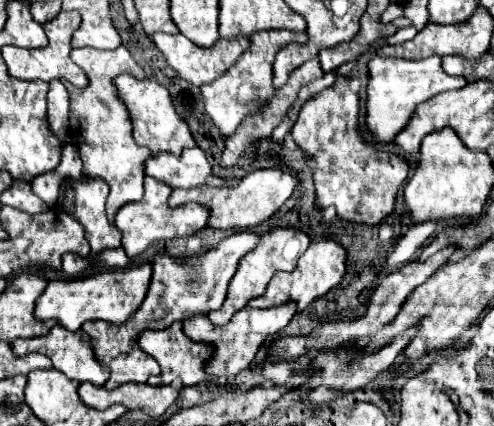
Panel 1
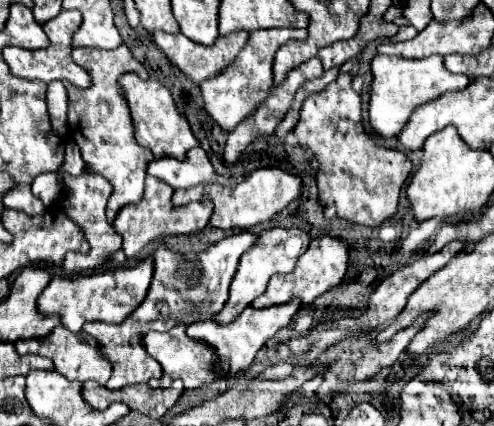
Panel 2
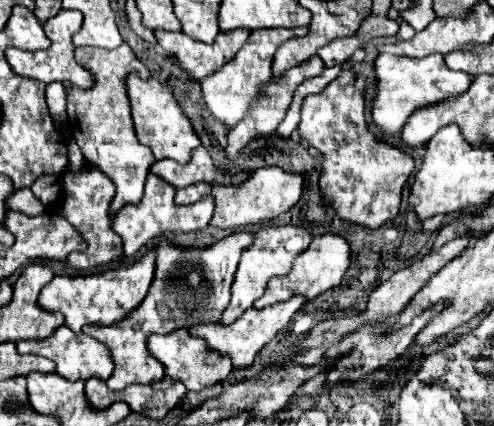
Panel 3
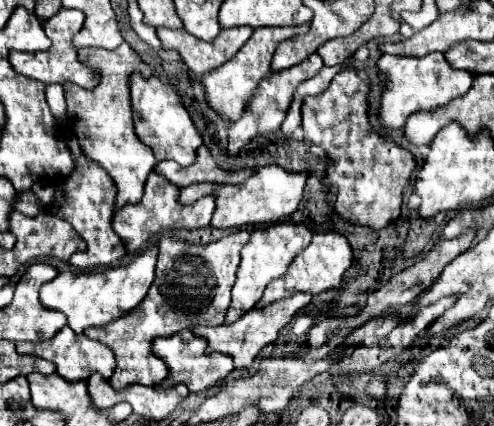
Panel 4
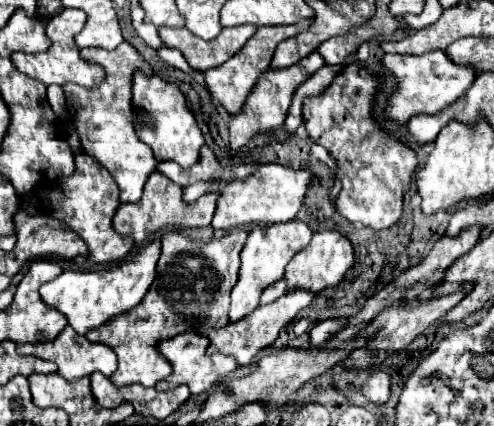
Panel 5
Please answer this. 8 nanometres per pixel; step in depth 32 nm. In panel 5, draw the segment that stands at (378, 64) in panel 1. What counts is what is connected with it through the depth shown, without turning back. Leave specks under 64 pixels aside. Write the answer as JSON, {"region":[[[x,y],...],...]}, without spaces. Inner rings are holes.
{"region":[[[434,50],[420,56],[386,54],[382,64],[396,76],[400,86],[400,90],[394,96],[390,96],[388,108],[386,108],[386,114],[390,116],[390,120],[400,124],[406,124],[412,116],[418,116],[418,114],[440,112],[440,108],[446,108],[448,104],[458,100],[476,78],[476,72],[472,72],[472,68],[460,68],[460,64],[452,64],[452,60],[448,60],[446,50]]]}

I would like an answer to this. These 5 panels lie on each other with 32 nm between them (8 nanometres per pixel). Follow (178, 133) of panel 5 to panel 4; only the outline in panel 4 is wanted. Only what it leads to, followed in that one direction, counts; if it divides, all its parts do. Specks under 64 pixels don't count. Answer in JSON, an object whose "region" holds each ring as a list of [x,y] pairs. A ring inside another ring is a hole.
{"region":[[[134,72],[130,78],[132,92],[132,114],[134,128],[138,138],[152,148],[156,160],[176,160],[180,166],[190,166],[196,158],[196,150],[202,146],[202,136],[194,128],[184,102],[180,102],[180,94],[172,84],[162,82],[160,78],[142,78],[140,72]]]}

